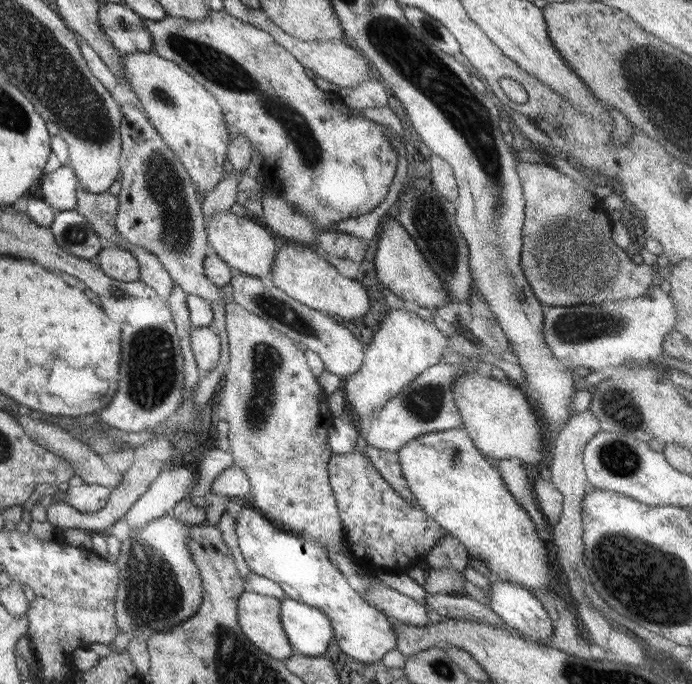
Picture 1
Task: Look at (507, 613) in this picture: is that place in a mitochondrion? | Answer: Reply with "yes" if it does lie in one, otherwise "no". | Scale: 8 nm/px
no

